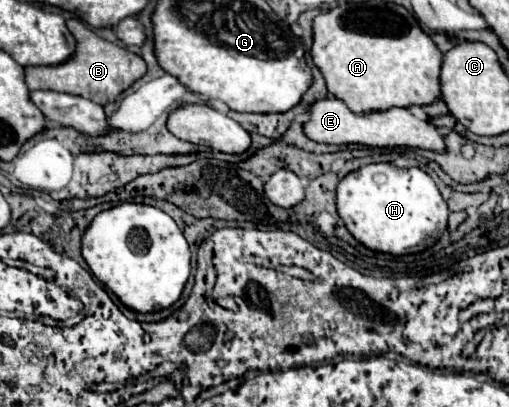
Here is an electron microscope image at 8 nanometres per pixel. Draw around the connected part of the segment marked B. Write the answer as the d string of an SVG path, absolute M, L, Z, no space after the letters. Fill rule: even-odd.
M66 19L66 27L72 33L72 37L76 39L76 49L74 49L72 57L58 65L26 67L24 81L28 83L30 91L52 89L52 91L80 95L98 105L106 105L106 103L112 103L120 91L130 87L138 77L142 77L146 73L146 63L142 61L142 57L138 57L136 53L132 53L124 47L108 43L106 39L100 39L82 21Z

